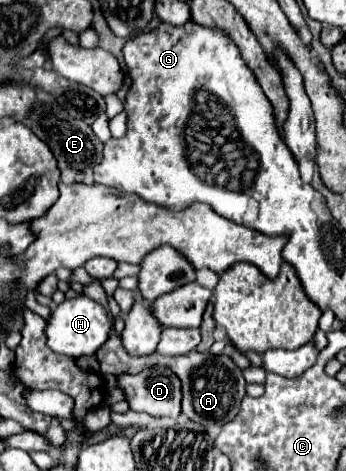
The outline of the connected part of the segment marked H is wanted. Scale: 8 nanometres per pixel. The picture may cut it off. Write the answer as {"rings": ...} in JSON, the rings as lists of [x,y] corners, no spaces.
{"rings":[[[80,294],[76,298],[66,298],[62,304],[58,304],[52,310],[44,332],[50,350],[54,350],[56,354],[68,354],[70,358],[78,358],[94,354],[106,342],[108,330],[110,330],[110,320],[106,316],[106,310],[98,302]]]}

